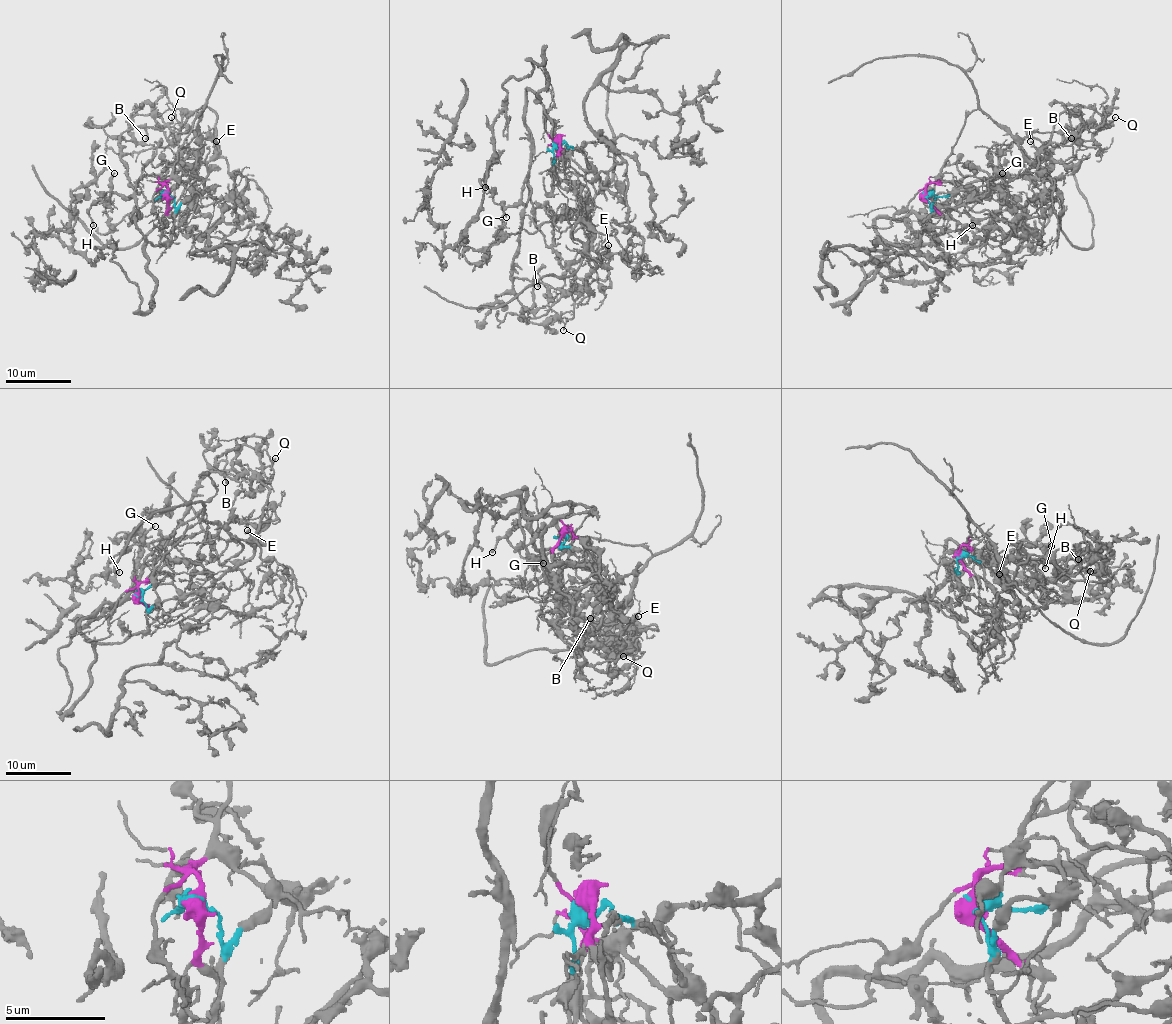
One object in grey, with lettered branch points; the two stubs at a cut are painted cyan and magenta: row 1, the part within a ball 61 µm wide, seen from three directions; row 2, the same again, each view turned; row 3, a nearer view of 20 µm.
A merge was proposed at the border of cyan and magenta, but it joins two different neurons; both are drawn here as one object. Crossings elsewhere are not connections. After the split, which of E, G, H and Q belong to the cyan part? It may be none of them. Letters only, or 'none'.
G, H

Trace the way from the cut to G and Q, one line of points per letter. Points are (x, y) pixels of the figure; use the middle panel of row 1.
G: (558, 142), (568, 145), (551, 135), (545, 106), (525, 94), (530, 173), (522, 199), (504, 204), (505, 217)
Q: (558, 142), (571, 166), (596, 191), (592, 245), (609, 258), (609, 273), (604, 279), (591, 283), (563, 330)

